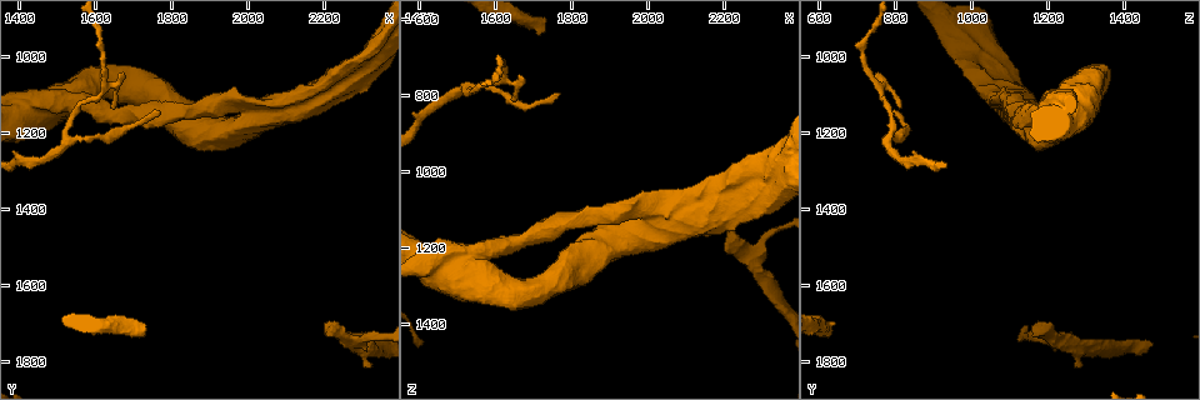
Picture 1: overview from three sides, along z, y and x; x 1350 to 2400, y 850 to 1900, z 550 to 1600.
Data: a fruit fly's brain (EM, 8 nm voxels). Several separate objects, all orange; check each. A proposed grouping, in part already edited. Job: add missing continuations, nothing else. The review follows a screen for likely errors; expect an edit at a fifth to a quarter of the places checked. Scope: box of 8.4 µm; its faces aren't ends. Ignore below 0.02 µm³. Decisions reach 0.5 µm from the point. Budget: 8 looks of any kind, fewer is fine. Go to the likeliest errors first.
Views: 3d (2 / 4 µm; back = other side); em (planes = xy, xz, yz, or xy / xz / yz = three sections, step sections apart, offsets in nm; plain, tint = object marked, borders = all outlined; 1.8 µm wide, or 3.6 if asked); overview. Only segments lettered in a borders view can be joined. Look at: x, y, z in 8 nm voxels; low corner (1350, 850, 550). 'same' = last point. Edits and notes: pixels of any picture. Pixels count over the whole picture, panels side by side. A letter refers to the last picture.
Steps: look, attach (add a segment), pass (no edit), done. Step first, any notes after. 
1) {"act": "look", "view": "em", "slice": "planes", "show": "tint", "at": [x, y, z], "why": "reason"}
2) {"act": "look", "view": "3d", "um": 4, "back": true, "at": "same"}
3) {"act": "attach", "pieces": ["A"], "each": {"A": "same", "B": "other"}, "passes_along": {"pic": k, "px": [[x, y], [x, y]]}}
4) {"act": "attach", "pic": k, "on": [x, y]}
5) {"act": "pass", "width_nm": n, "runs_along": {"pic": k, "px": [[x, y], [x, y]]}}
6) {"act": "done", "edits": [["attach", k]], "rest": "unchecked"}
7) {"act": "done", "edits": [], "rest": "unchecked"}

{"act": "look", "view": "em", "slice": "planes", "show": "borders", "at": [1720, 1700, 650], "why": "long arm stops here"}

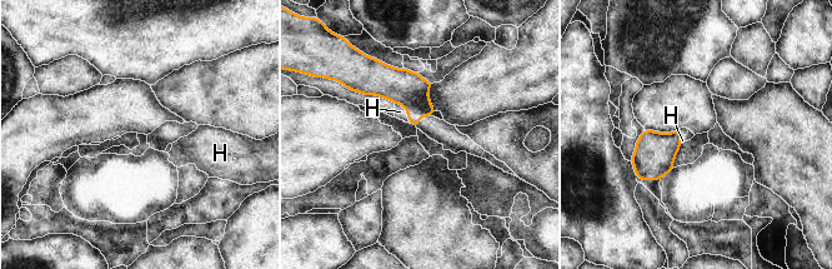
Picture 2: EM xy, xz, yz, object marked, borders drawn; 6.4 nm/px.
{"act": "attach", "pieces": ["H"], "each": {"H": "same"}, "passes_along": {"pic": 2, "px": [[402, 86], [406, 111], [400, 111]]}, "found": "it goes on there"}

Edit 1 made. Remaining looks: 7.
{"act": "look", "view": "overview", "why": "see it whole again"}

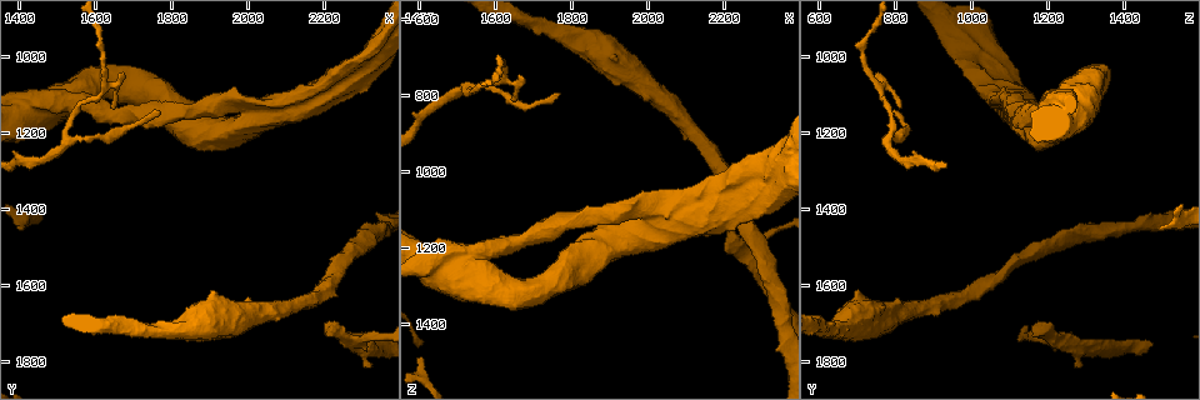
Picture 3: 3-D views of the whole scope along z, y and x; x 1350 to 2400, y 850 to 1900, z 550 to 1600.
{"act": "look", "view": "em", "um": 3.6, "slice": "planes", "show": "borders", "at": [2210, 1695, 1195], "why": "branch stops here"}

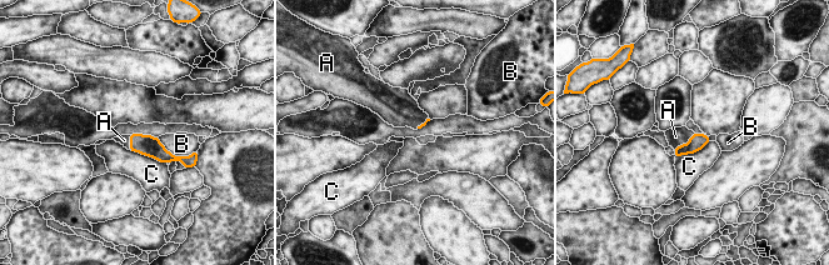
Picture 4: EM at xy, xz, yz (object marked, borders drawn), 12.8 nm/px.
{"act": "attach", "pieces": ["A"], "each": {"A": "same", "B": "other", "C": "other"}, "passes_along": {"pic": 4, "px": [[697, 141], [682, 144], [675, 136]]}, "found": "the neuron continues"}

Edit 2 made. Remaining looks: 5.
{"act": "look", "view": "3d", "um": 2, "at": [1655, 1140, 820], "why": "free end"}

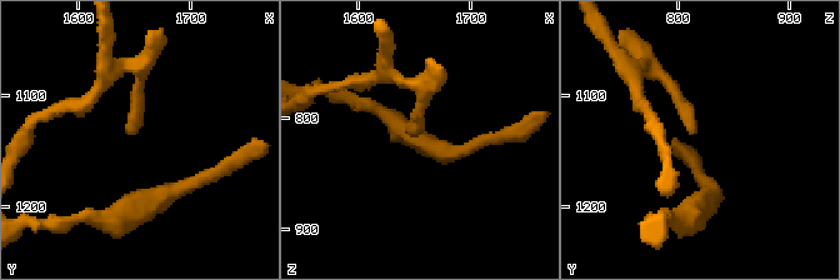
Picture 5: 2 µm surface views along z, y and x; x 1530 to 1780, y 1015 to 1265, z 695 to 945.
{"act": "look", "view": "em", "slice": "xz", "step": 4, "show": "tint", "at": [1646, 1132, 820], "why": "now the EM"}

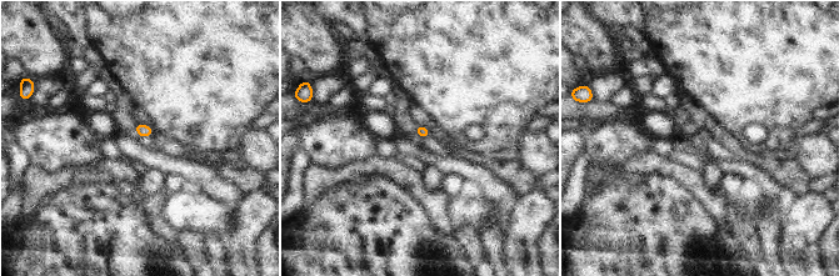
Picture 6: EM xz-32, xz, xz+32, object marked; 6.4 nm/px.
{"act": "look", "view": "em", "slice": "planes", "show": "borders", "at": "same", "why": "another direction"}

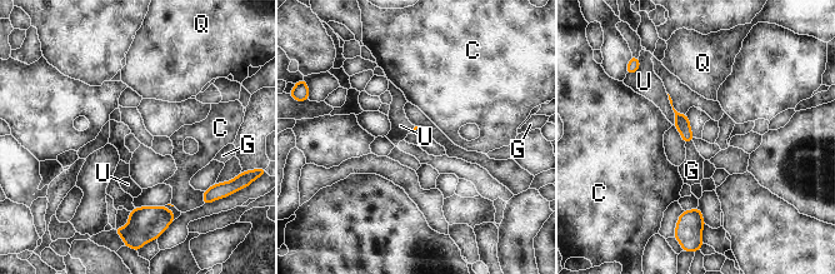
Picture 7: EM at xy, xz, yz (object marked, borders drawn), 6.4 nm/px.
{"act": "attach", "pieces": ["G"], "longest_contact_nm": ["U", 200], "each": {"C": "other", "G": "same", "Q": "other", "U": "other"}, "passes_along": {"pic": 7, "px": [[681, 121], [688, 142], [691, 170]]}, "found": "the neuron continues"}

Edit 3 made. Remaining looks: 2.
{"act": "done", "edits": [["attach", 2], ["attach", 4], ["attach", 7]], "rest": "unchecked"}

